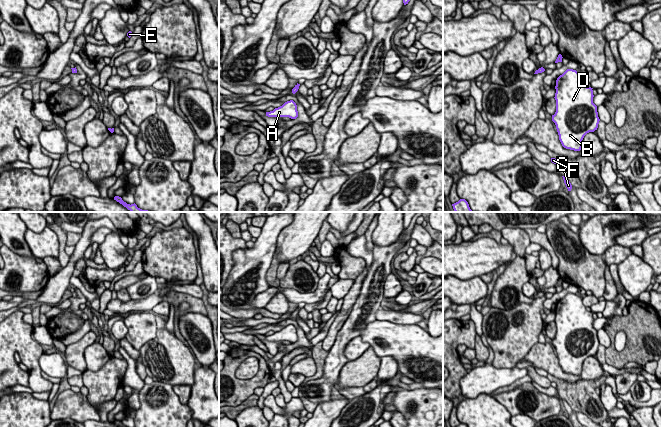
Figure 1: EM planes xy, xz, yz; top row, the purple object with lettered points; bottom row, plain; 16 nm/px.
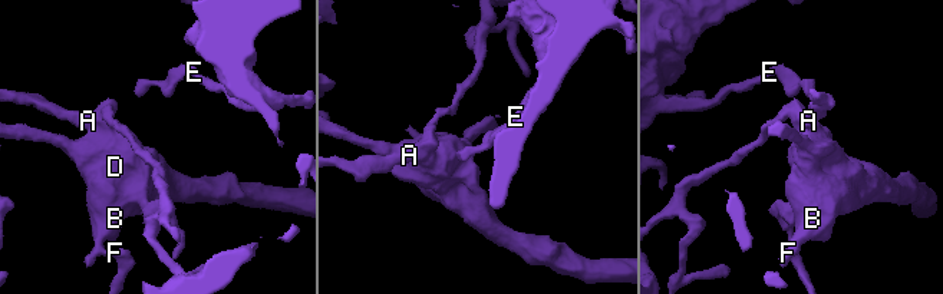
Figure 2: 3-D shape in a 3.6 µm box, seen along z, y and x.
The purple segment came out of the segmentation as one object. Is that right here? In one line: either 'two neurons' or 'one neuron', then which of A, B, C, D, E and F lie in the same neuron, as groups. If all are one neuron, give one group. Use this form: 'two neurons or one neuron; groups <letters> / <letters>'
two neurons; groups A B C D F / E

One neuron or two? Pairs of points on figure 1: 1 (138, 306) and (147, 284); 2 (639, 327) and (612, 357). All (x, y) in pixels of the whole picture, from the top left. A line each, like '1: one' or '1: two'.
1: two
2: one

